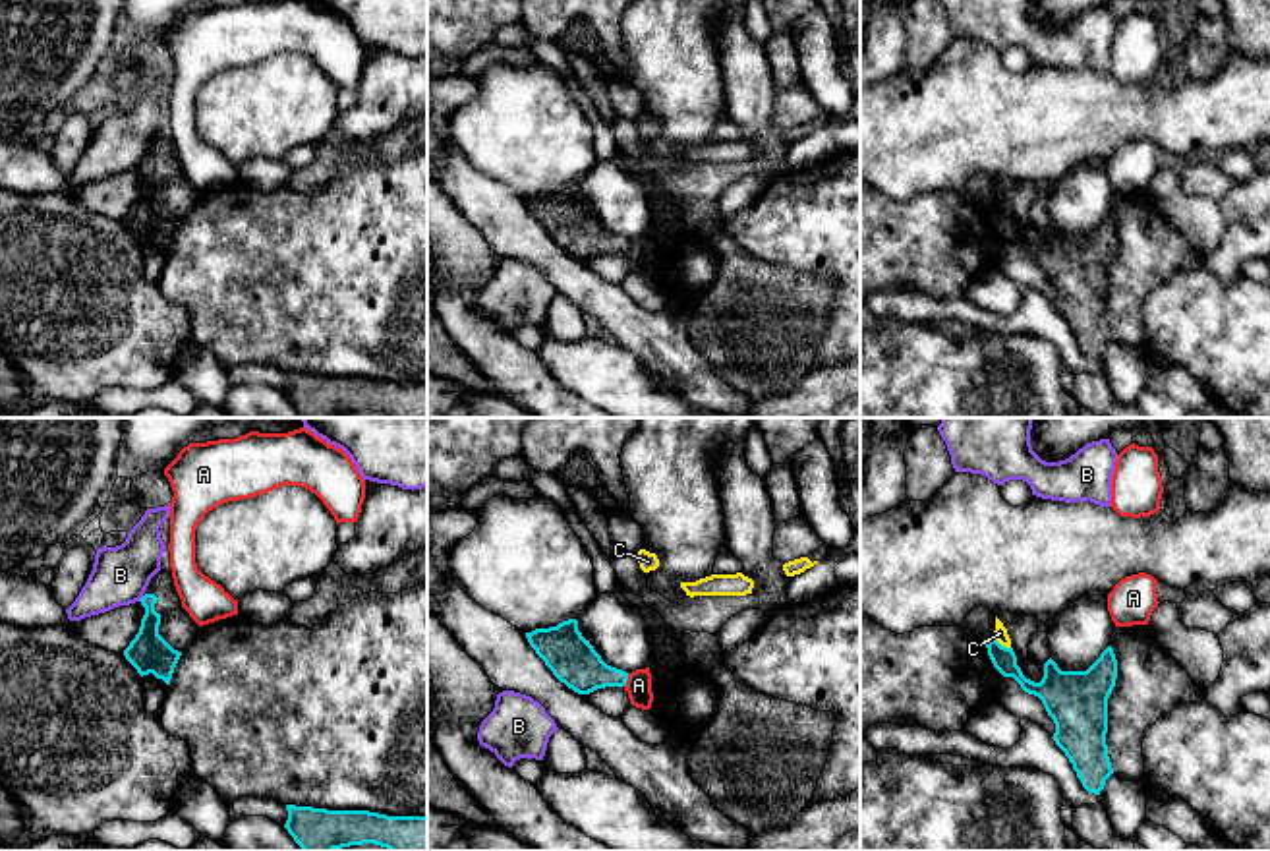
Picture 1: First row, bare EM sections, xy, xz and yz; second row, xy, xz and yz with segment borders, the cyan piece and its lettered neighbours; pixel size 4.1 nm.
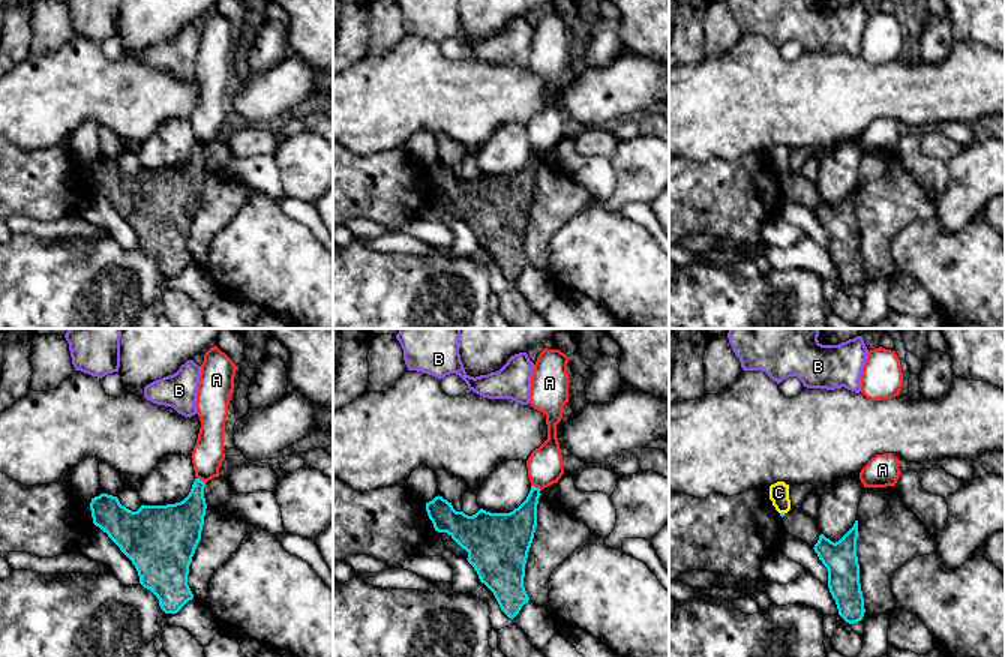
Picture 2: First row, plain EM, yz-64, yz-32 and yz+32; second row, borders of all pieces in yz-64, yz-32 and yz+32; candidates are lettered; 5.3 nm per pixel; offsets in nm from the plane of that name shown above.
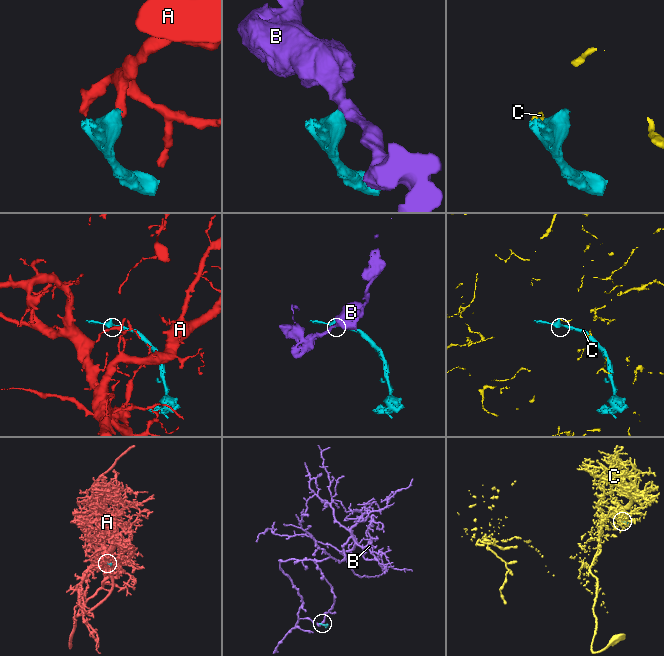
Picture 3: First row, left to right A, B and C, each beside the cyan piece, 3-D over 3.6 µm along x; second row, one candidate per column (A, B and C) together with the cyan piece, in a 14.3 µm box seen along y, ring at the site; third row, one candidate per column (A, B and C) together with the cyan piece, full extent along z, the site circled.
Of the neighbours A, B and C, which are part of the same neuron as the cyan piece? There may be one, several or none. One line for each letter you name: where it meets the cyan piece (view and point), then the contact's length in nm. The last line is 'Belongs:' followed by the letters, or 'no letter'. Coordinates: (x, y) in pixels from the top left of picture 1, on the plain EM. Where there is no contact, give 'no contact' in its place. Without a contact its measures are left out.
Belongs: no letter

